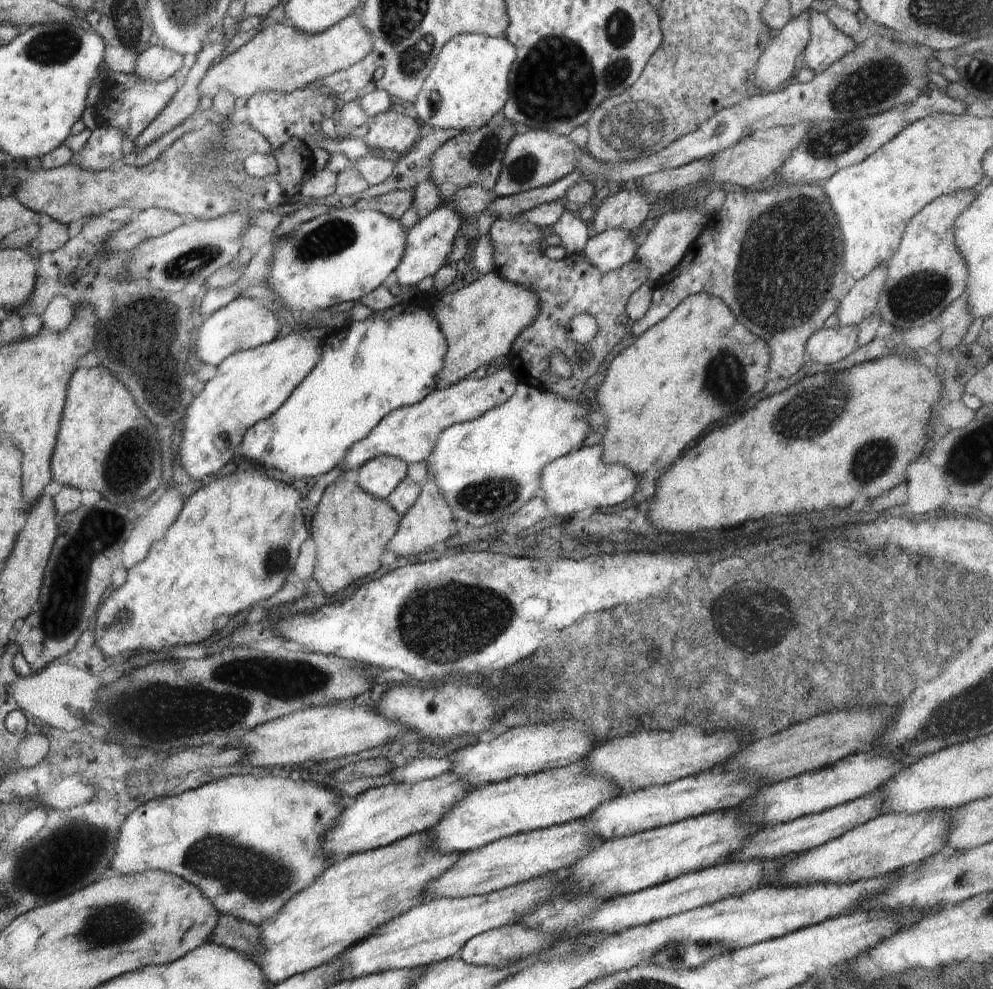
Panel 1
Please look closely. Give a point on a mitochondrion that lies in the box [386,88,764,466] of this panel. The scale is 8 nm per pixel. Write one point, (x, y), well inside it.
(633, 127)

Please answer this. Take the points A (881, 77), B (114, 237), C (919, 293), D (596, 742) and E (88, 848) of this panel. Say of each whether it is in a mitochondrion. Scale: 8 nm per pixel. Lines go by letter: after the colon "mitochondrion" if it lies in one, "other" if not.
A: mitochondrion
B: other
C: mitochondrion
D: other
E: mitochondrion

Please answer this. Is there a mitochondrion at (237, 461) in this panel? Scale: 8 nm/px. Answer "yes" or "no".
no

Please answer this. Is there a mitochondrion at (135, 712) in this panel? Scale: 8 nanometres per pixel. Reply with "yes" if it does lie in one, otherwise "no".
yes

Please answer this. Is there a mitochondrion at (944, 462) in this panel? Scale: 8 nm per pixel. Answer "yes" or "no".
no

